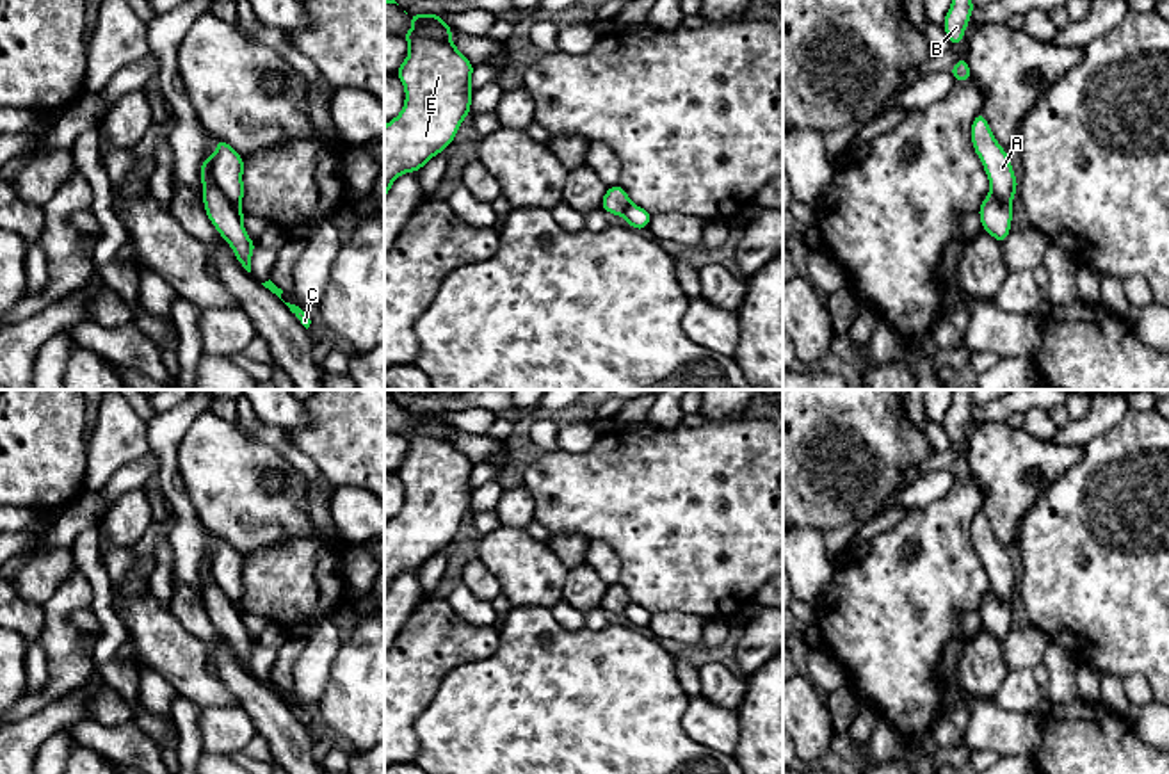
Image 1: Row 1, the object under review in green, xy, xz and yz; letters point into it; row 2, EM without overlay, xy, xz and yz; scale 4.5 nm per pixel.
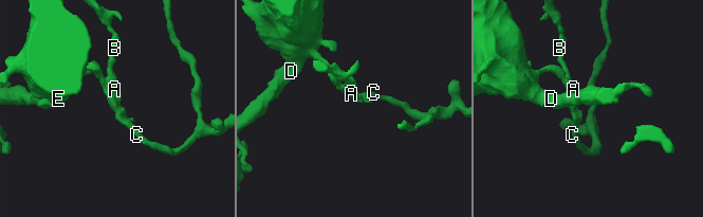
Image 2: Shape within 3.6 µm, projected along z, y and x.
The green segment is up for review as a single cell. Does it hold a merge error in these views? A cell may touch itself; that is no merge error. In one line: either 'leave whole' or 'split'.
split

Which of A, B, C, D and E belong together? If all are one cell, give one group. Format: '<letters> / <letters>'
A B / C D E

